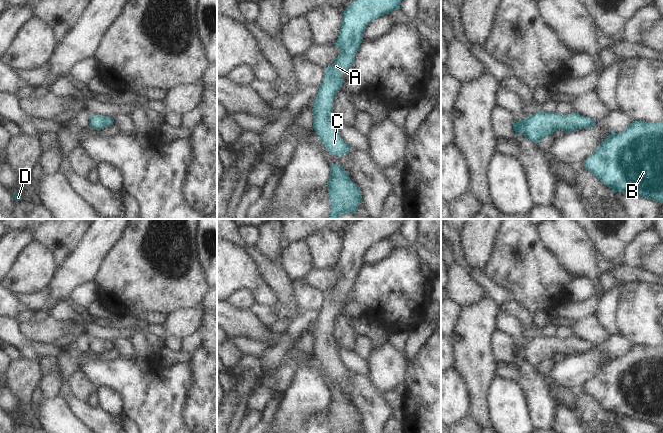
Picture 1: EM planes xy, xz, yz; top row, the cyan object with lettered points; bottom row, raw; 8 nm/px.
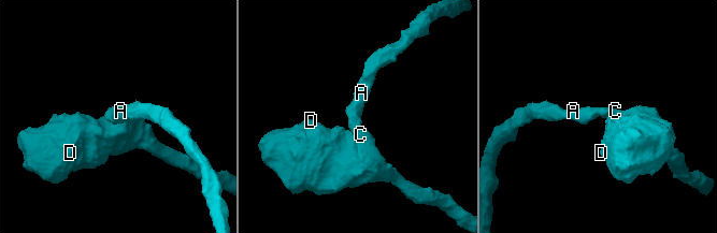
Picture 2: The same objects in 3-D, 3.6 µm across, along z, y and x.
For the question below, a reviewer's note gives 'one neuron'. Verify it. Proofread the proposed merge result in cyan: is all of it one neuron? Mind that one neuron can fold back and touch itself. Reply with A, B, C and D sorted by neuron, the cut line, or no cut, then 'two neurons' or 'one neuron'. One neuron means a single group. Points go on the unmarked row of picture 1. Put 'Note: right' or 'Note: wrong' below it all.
A B C D | no cut | one neuron
Note: right

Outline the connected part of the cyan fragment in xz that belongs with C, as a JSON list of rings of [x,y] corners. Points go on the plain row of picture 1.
[[[358,219],[349,229],[343,234],[343,245],[335,270],[340,272],[340,279],[327,292],[325,292],[324,303],[320,309],[318,318],[314,321],[314,329],[312,336],[315,339],[313,344],[313,352],[319,360],[321,366],[326,371],[327,375],[338,381],[346,378],[352,373],[348,370],[339,359],[339,352],[336,351],[337,341],[332,334],[334,320],[343,309],[344,305],[341,298],[353,289],[355,278],[359,273],[363,264],[363,257],[369,247],[380,240],[389,238],[393,234],[400,233],[401,225],[406,219]]]

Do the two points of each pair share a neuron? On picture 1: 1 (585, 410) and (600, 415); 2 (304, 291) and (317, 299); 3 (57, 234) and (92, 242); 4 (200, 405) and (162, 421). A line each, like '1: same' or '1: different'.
1: same
2: same
3: different
4: different

